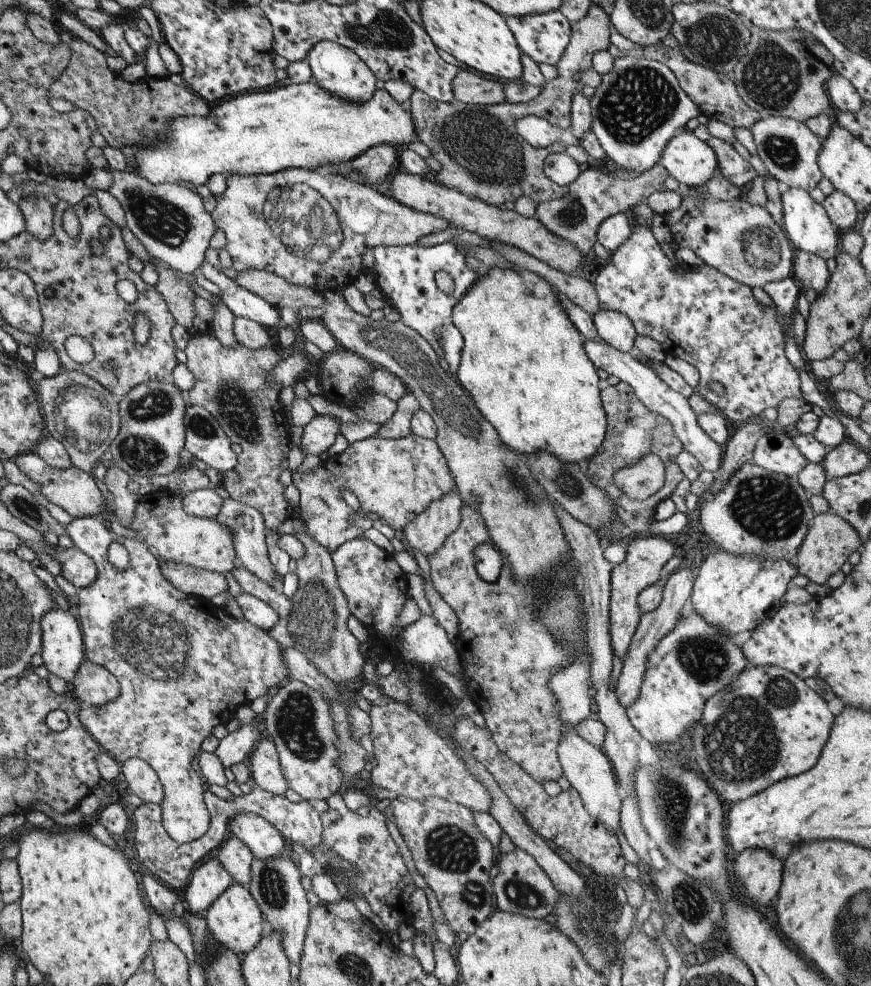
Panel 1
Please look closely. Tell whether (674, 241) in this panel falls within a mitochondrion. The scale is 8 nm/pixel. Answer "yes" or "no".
no

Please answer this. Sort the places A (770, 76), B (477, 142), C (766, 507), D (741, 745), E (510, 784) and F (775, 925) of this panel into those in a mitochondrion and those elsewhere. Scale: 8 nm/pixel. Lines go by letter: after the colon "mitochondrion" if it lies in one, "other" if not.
A: mitochondrion
B: mitochondrion
C: mitochondrion
D: mitochondrion
E: other
F: other

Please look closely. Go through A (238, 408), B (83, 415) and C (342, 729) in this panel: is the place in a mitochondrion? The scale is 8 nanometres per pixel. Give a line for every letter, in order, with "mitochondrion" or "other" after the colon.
A: mitochondrion
B: mitochondrion
C: mitochondrion

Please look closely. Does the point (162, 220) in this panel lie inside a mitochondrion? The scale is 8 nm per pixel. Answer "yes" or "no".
yes

